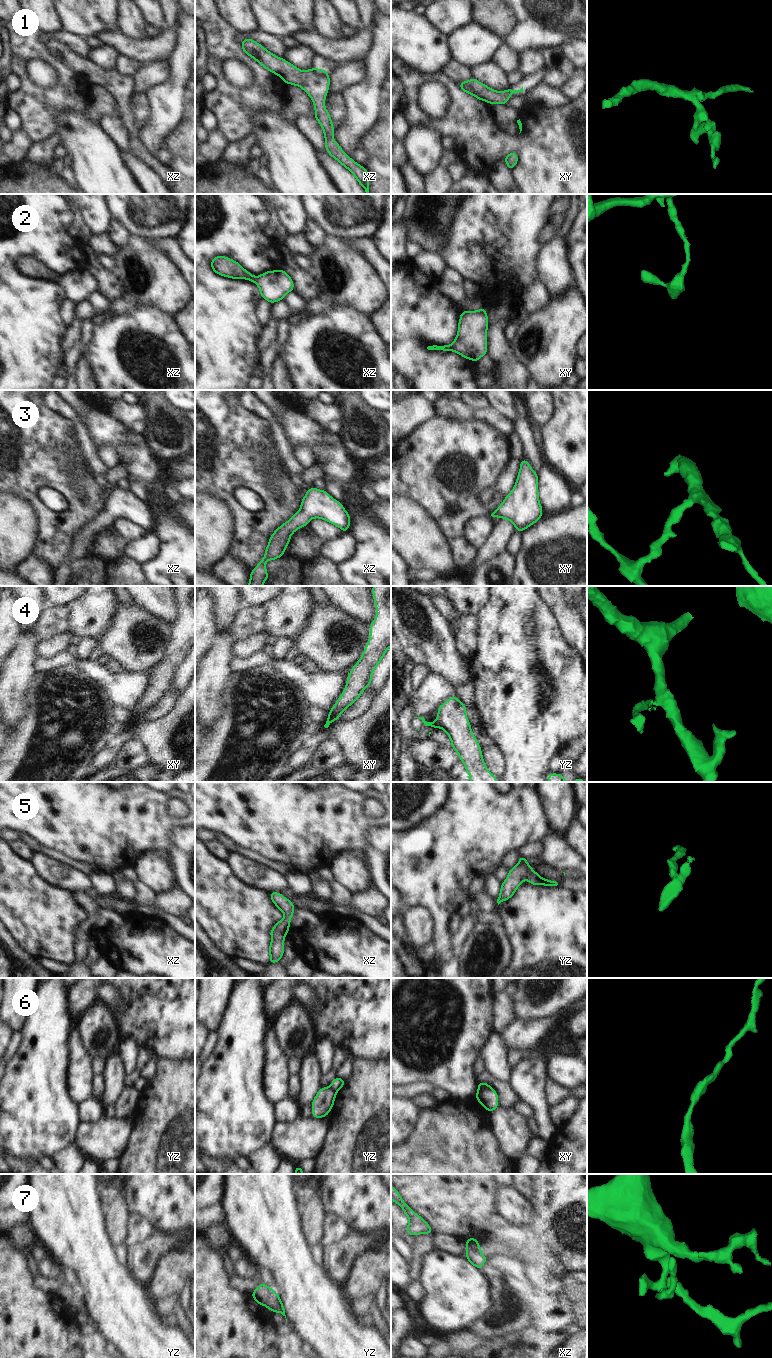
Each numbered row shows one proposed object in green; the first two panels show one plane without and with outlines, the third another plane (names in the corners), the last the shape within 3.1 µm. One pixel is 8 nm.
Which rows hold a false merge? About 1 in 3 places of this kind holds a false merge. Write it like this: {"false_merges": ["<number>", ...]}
{"false_merges": ["4", "6"]}

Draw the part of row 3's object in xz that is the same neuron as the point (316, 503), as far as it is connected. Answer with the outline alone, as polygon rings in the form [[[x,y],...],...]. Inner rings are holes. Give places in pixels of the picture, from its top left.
[[[310,488],[301,501],[300,510],[271,535],[265,549],[265,557],[250,572],[248,586],[262,586],[268,580],[266,562],[283,557],[291,535],[297,529],[308,526],[312,518],[321,518],[339,527],[343,532],[347,532],[350,527],[350,515],[341,502],[332,498],[325,490]]]

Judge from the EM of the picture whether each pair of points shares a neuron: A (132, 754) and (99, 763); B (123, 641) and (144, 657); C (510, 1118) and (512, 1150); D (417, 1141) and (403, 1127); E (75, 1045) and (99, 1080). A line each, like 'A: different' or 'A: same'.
A: different
B: same
C: same
D: different
E: different

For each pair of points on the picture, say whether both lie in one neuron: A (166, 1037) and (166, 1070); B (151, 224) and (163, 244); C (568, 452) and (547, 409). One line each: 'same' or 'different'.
A: different
B: different
C: different

